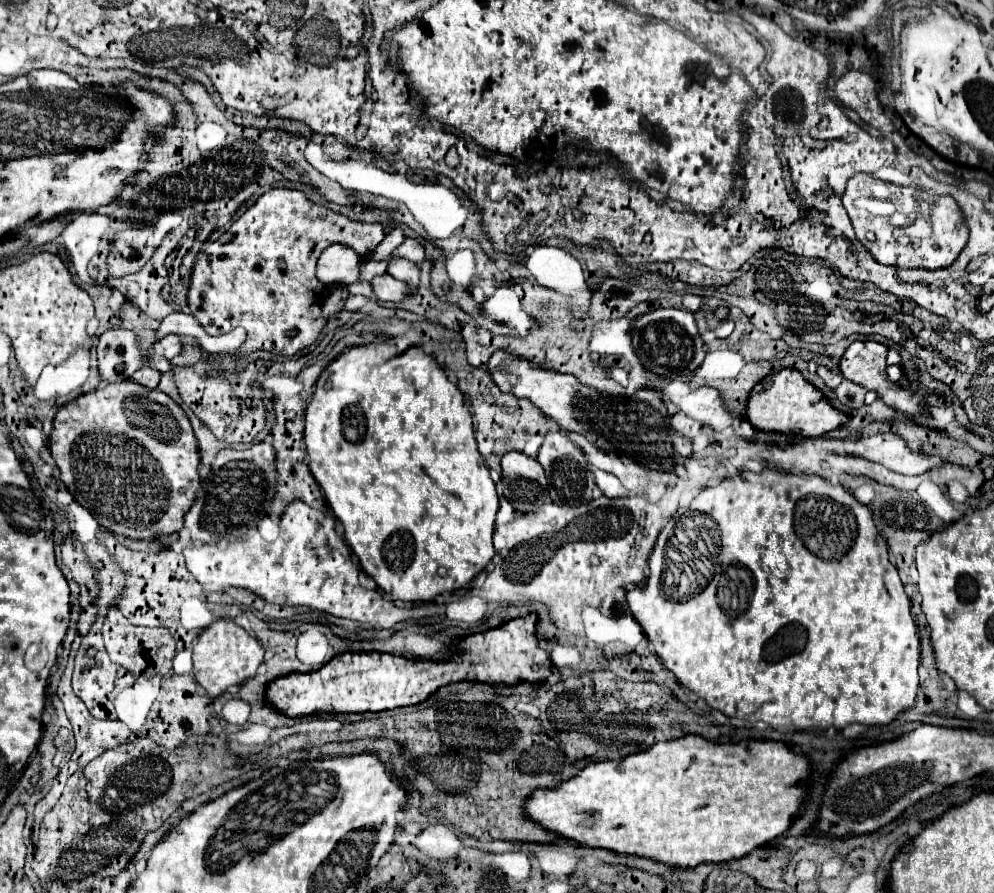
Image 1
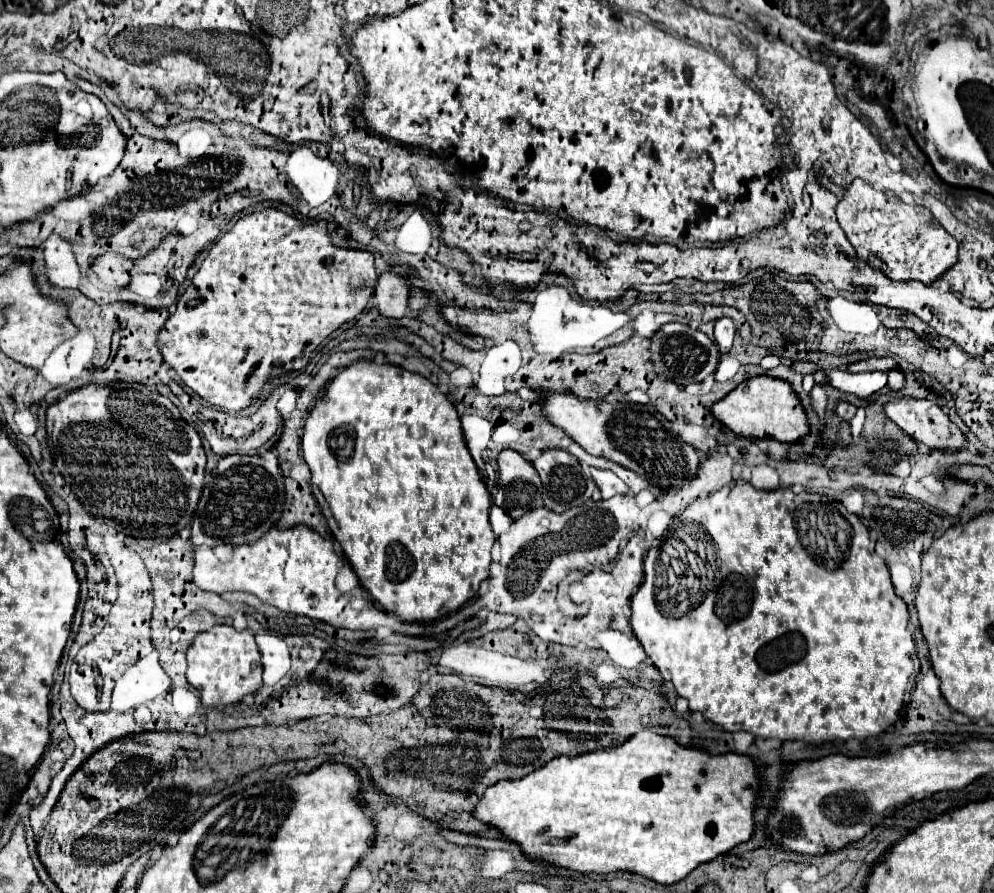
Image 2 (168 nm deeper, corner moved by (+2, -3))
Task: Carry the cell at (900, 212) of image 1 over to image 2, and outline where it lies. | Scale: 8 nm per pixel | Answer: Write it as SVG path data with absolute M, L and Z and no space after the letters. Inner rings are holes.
M854 179L850 183L842 201L836 207L836 217L840 227L846 231L846 237L854 245L858 257L894 281L916 279L922 283L932 283L958 261L958 241L940 223L934 223L934 215L930 209L922 205L906 205L898 197L890 197L882 191L876 191L870 183L862 179Z

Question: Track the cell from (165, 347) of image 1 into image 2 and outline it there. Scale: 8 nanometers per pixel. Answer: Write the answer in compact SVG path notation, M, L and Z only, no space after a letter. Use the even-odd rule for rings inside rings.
M268 207L262 211L254 211L248 215L242 215L236 225L224 233L216 245L210 249L208 257L204 259L204 263L200 265L198 273L192 277L192 287L188 287L184 291L184 295L178 299L176 311L168 317L168 321L162 327L160 333L160 351L166 363L170 363L176 373L180 375L180 379L200 397L204 397L206 401L210 401L216 407L222 407L226 411L240 411L244 407L248 407L258 395L260 395L260 387L268 377L280 375L286 371L286 367L280 365L288 365L288 371L296 371L296 369L304 369L310 353L334 331L338 329L342 323L356 319L358 313L366 307L370 295L374 293L374 285L376 285L376 269L374 269L374 253L366 251L366 249L350 249L350 247L338 247L332 243L332 235L328 233L328 223L326 221L304 221L298 219L294 215L288 215L280 209Z

